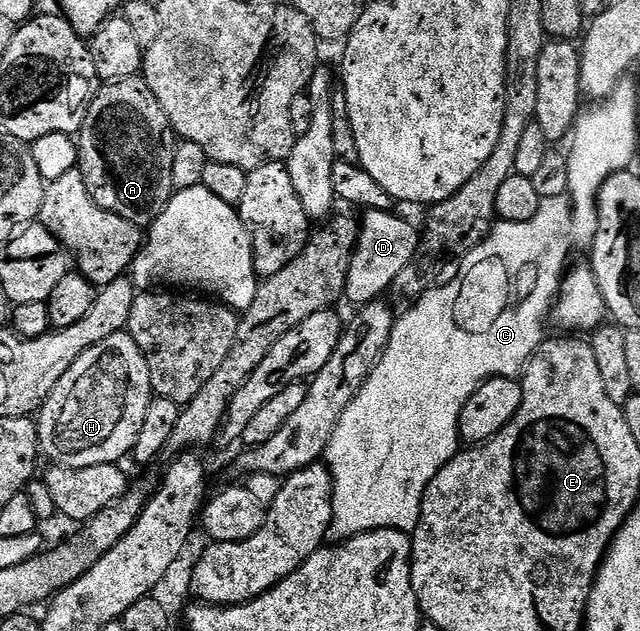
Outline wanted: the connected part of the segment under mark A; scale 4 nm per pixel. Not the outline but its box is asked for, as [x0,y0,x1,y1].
[77,77,179,229]

